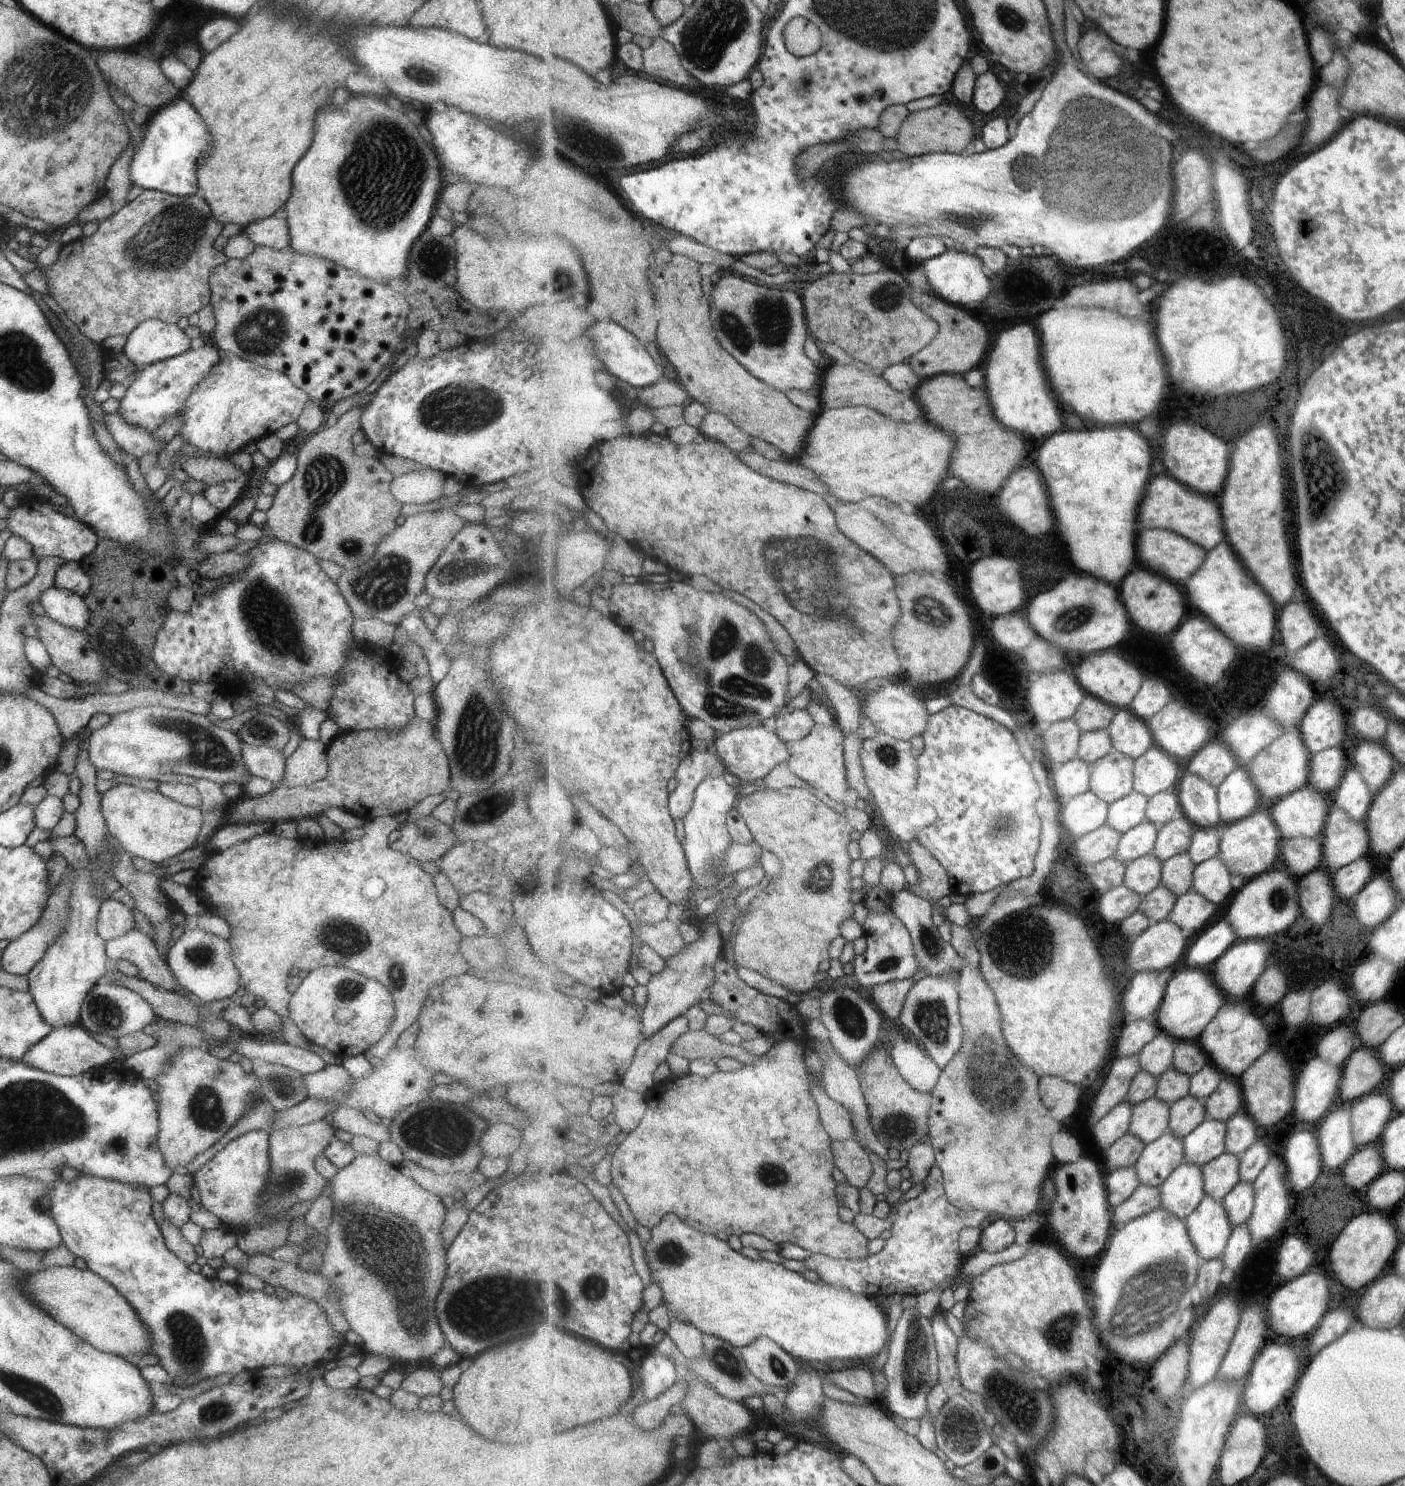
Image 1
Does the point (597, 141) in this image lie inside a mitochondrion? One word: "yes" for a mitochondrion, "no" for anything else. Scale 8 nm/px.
yes

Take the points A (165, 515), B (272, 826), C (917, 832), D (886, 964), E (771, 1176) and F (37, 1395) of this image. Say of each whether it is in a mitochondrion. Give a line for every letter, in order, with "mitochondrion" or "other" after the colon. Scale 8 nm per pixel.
A: other
B: other
C: other
D: mitochondrion
E: mitochondrion
F: mitochondrion

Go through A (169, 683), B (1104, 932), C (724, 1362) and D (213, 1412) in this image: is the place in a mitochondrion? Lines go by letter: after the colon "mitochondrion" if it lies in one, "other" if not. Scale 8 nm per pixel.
A: other
B: other
C: mitochondrion
D: mitochondrion

